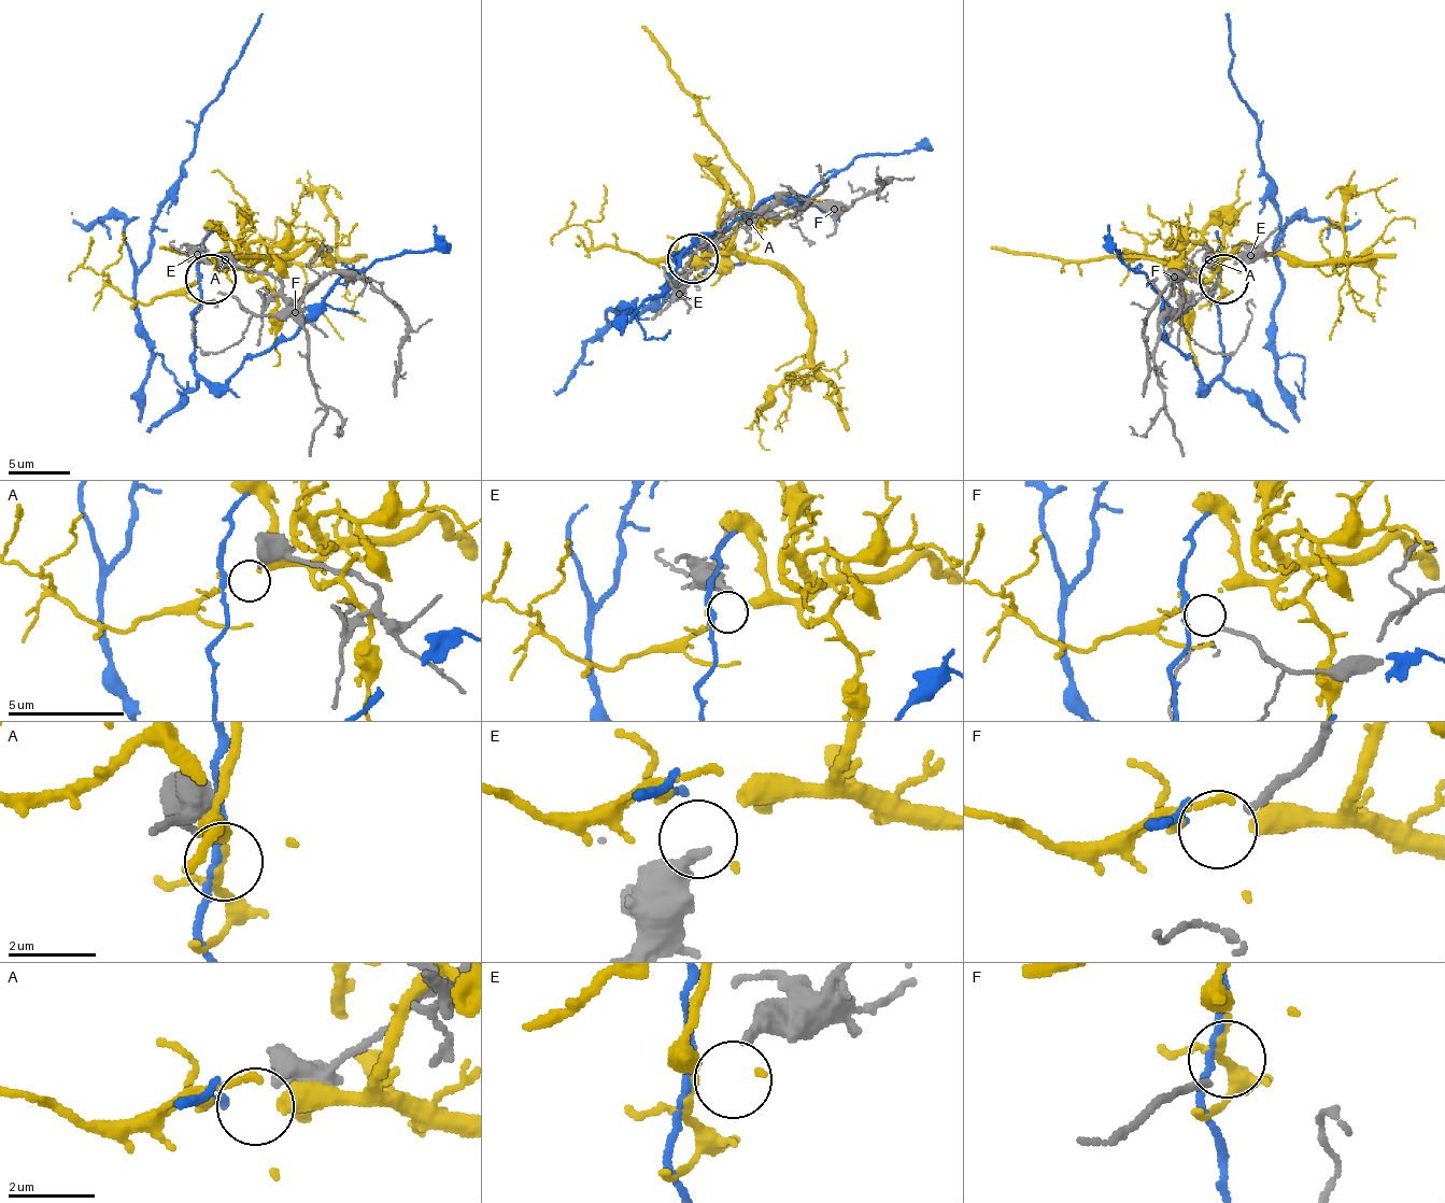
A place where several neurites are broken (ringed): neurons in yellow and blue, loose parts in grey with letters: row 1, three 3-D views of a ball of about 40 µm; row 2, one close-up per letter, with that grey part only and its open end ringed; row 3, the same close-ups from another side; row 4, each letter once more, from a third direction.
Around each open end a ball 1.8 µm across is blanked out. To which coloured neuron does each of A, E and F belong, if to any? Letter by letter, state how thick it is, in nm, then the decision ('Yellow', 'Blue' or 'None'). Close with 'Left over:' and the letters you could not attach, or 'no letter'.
A: Thickness 400 nm. None
E: Thickness 400 nm. Yellow
F: Thickness 170 nm. None
Left over: A, F

